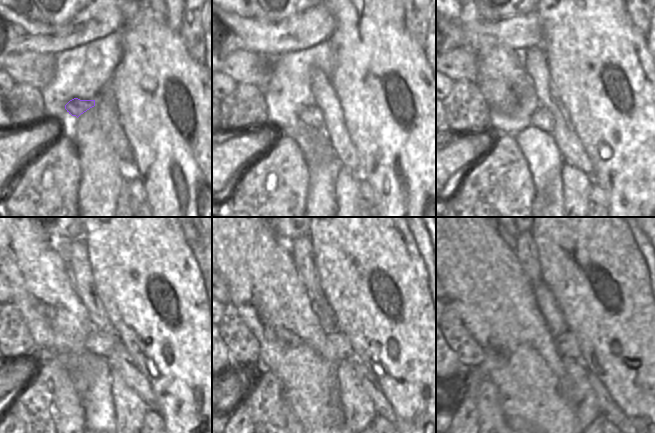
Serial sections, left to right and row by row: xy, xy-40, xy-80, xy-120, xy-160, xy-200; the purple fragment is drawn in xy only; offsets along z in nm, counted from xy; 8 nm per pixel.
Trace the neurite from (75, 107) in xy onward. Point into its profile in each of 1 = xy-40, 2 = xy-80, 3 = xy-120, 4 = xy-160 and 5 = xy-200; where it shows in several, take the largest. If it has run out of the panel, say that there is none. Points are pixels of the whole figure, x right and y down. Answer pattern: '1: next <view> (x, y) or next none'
1: next xy-40 (312, 116)
2: next xy-80 (542, 119)
3: next xy-120 (101, 344)
4: next xy-160 (337, 347)
5: next xy-200 (566, 344)

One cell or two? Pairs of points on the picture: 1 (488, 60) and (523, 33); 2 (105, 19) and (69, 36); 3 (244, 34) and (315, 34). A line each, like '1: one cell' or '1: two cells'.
1: two cells
2: one cell
3: one cell

